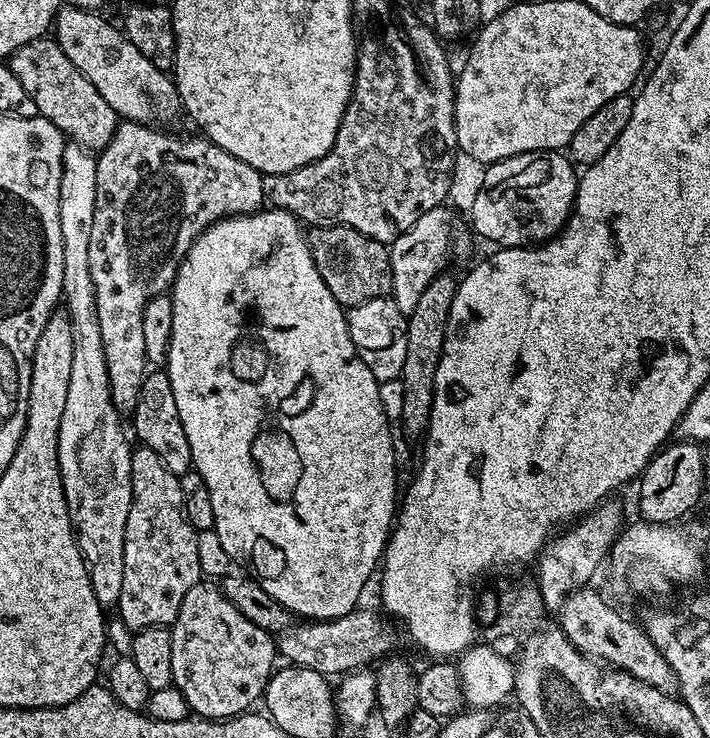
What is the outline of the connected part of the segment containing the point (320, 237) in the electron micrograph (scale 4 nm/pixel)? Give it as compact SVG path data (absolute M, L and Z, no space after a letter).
M342 226L312 228L308 234L308 245L316 268L341 307L362 305L371 299L387 297L391 293L392 267L387 245L369 240L353 228Z

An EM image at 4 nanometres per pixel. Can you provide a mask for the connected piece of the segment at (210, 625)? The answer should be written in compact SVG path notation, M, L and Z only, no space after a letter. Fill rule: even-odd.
M201 582L186 590L178 618L170 625L172 645L170 662L174 665L173 685L188 702L188 707L197 717L205 720L227 720L229 716L238 716L249 711L252 704L261 699L268 679L272 677L278 664L277 641L273 633L262 630L226 598L223 587L216 582Z

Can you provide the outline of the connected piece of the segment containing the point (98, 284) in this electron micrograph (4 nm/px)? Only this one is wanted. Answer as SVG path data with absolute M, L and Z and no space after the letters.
M117 123L116 132L110 138L110 142L105 148L99 149L96 156L94 227L90 229L90 278L93 279L98 325L102 334L106 366L109 368L109 386L112 388L112 401L120 410L135 408L136 399L146 375L146 369L149 367L148 355L146 354L146 337L142 334L142 314L146 310L148 303L156 296L165 295L171 289L180 269L180 263L184 260L184 255L188 253L197 236L201 236L210 225L230 216L248 216L251 212L259 212L266 204L262 194L264 176L254 166L242 162L242 158L234 158L234 154L222 150L218 145L209 142L207 139L191 140L188 136L175 136L174 133L168 131L172 130L161 130L151 124Z

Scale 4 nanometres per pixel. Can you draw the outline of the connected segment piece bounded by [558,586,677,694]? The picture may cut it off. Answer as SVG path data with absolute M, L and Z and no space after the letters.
M585 586L578 589L577 592L571 592L566 598L563 607L559 609L558 626L563 630L564 637L574 645L583 656L590 656L597 661L603 662L605 665L618 668L622 672L628 672L634 678L638 678L638 682L654 686L659 692L669 694L677 691L676 679L674 672L670 670L670 662L666 662L666 658L662 658L662 654L654 642L650 642L647 632L639 623L636 624L632 620L627 620L622 613L618 612L612 605L604 601L604 596L600 592L595 592L592 586Z

